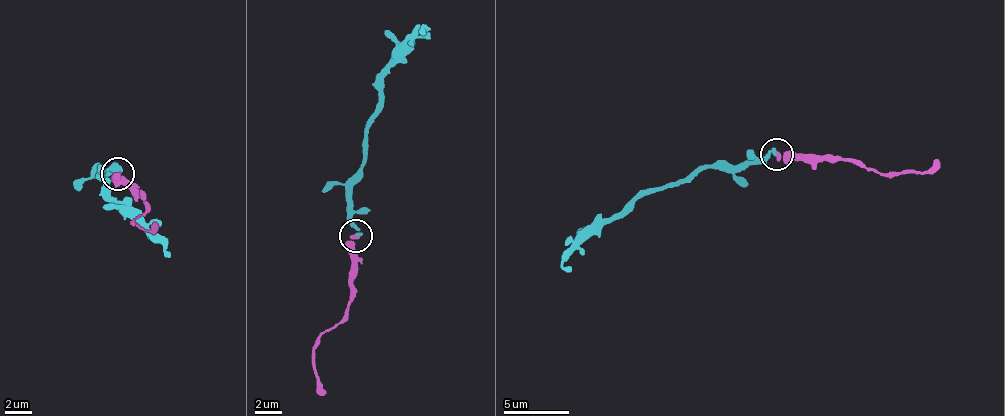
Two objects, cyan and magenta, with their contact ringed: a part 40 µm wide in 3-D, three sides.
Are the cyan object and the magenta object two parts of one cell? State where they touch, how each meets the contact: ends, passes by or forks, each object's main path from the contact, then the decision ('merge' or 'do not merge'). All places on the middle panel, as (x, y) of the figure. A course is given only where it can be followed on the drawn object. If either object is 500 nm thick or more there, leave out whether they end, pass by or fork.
place (355, 236); cyan ends; magenta ends; course cyan (357, 235), (351, 180), (360, 169), (386, 74), (424, 26), (425, 34); course magenta (357, 235), (350, 310), (320, 336), (314, 352), (316, 383), (321, 395); merge

